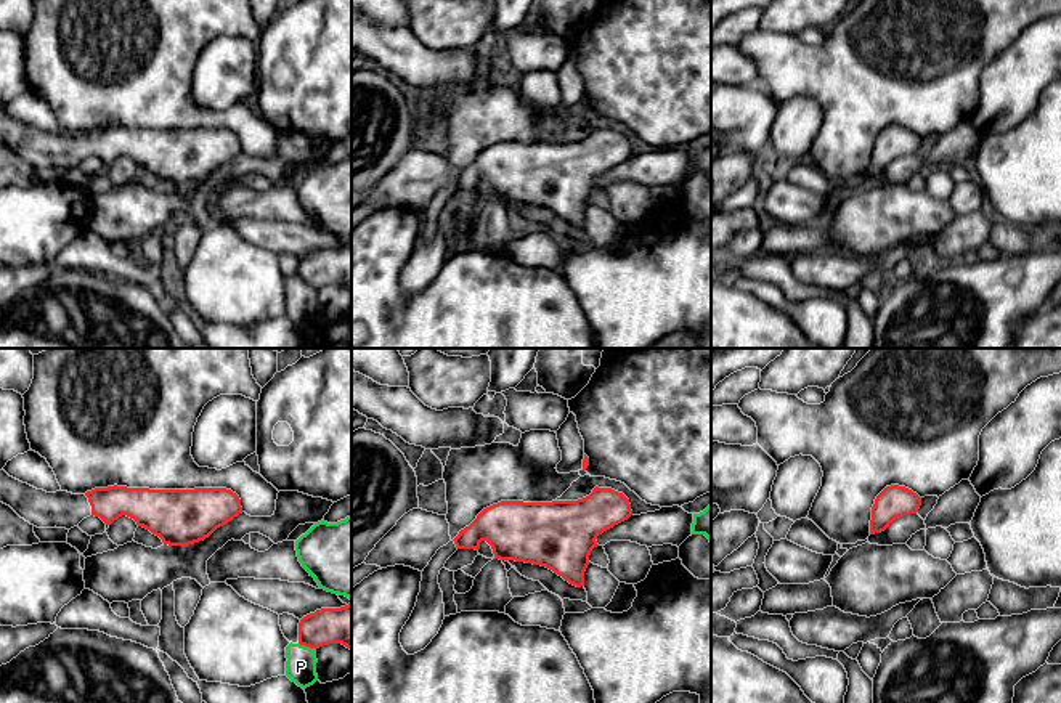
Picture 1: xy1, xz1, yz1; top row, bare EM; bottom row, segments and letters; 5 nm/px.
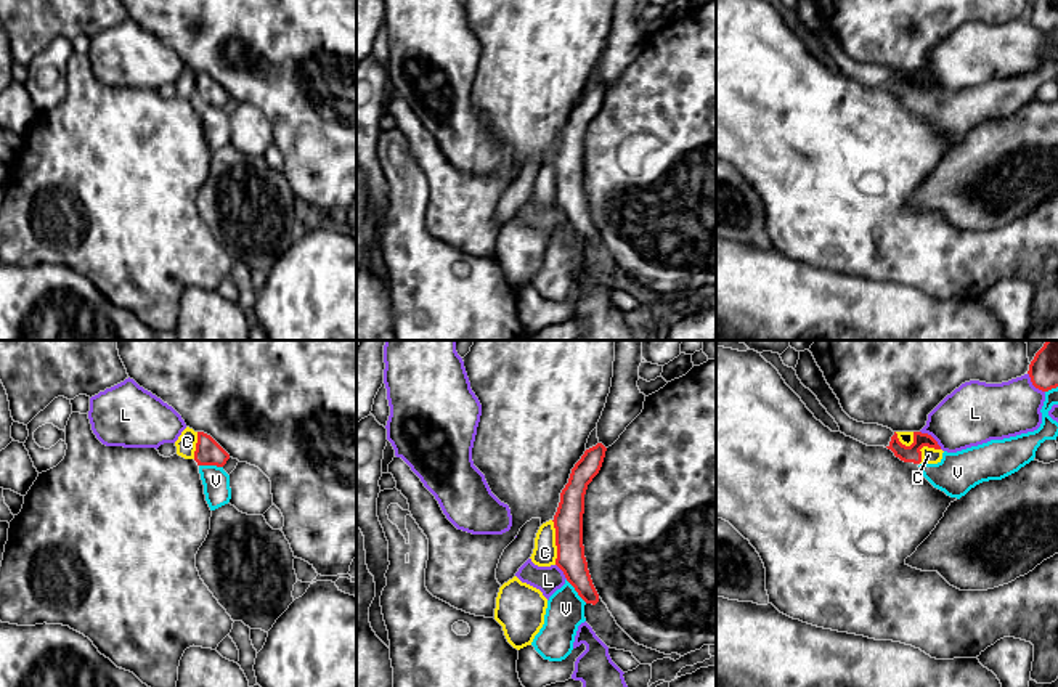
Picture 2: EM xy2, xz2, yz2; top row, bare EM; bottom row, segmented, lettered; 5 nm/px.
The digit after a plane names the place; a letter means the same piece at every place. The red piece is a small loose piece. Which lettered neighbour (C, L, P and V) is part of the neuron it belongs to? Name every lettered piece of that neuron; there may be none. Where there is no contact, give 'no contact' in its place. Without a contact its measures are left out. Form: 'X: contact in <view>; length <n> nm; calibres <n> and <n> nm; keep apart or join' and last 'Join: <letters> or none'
C: contact in xz2; length 220 nm; calibres 140 and 120 nm; keep apart
L: contact in yz2; length 140 nm; calibres 90 and 320 nm; keep apart
P: contact in xy1; length 90 nm; calibres 200 and 160 nm; keep apart
V: contact in xy2; length 120 nm; calibres 130 and 140 nm; keep apart
Join: none

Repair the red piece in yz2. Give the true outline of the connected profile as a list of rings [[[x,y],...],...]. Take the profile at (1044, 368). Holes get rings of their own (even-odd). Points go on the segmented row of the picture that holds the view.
[[[1047,340],[1036,353],[1027,371],[1036,388],[1048,392],[1058,387],[1058,340]]]

